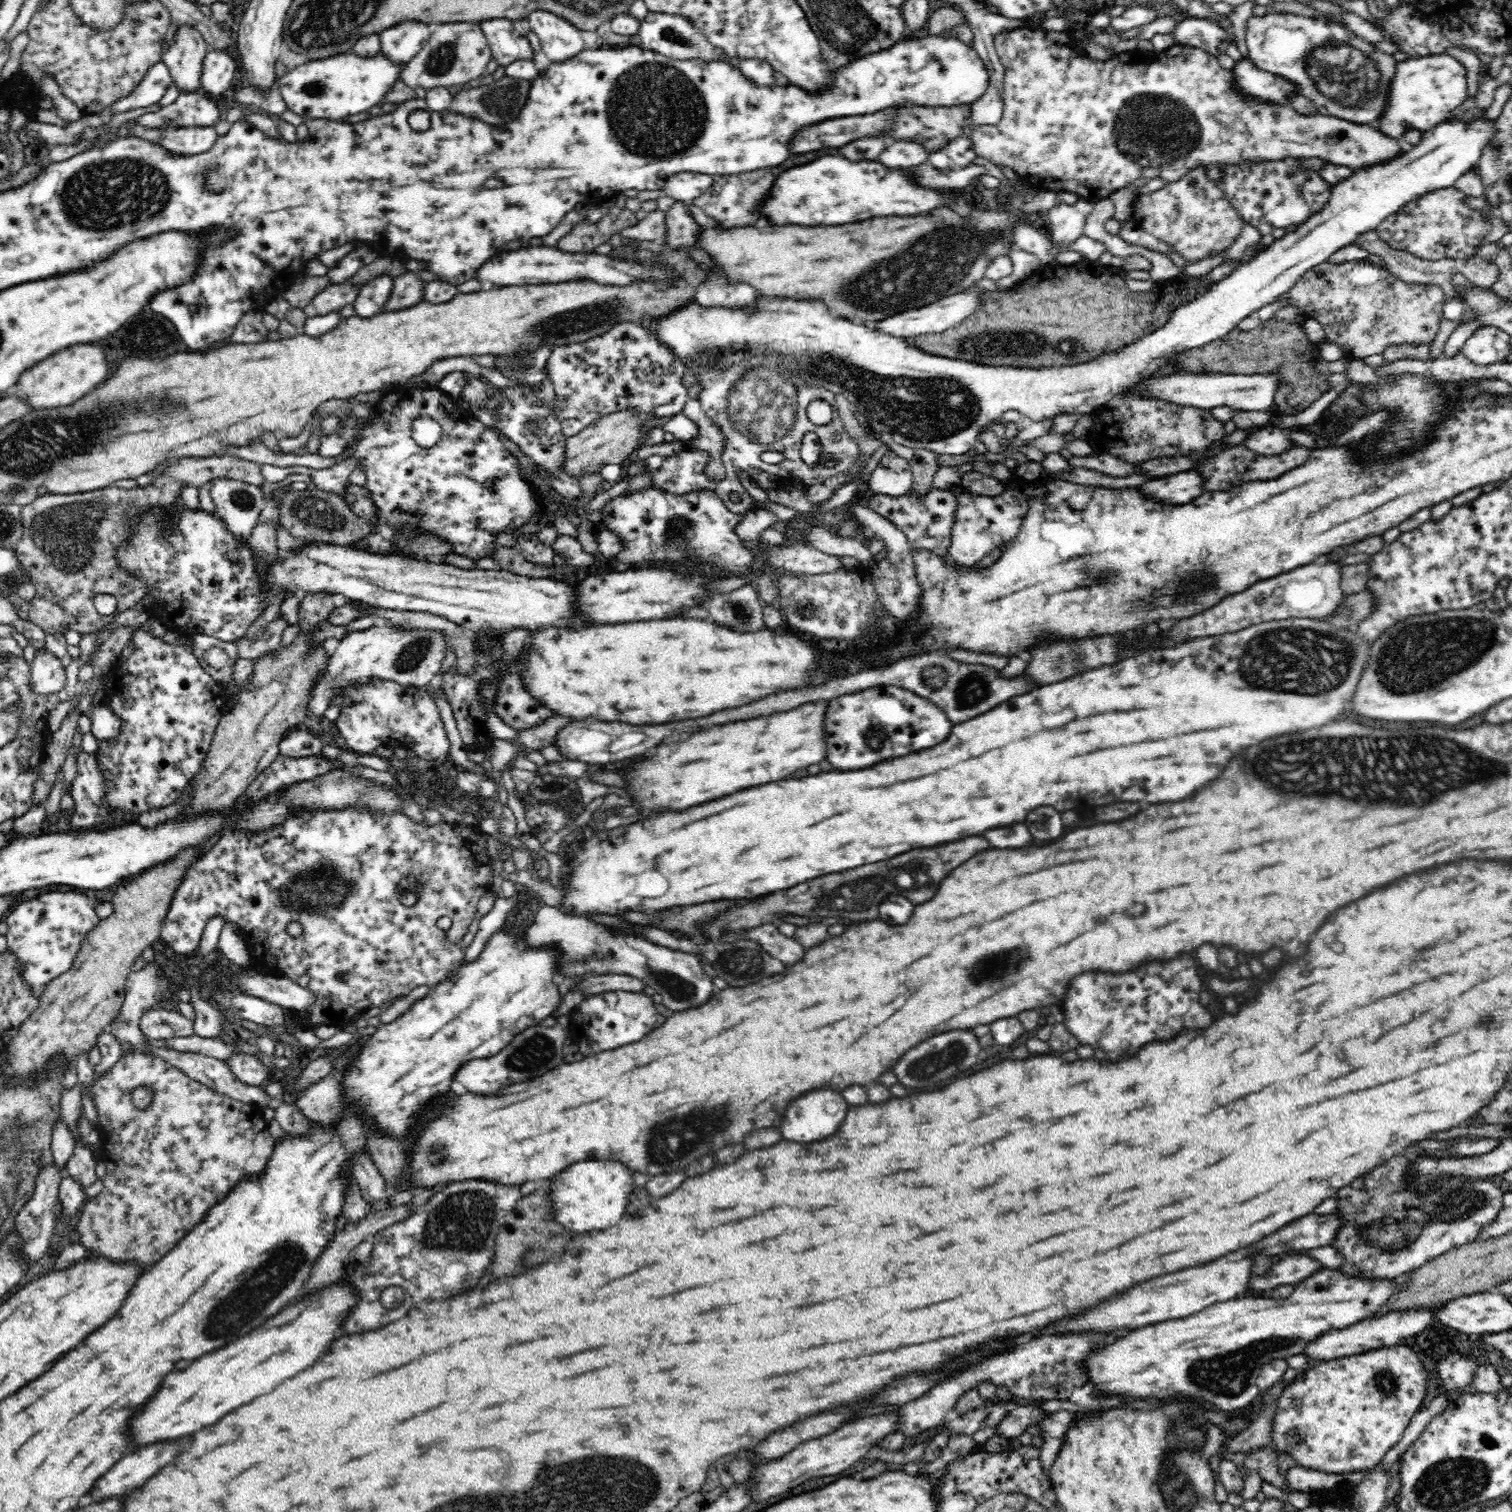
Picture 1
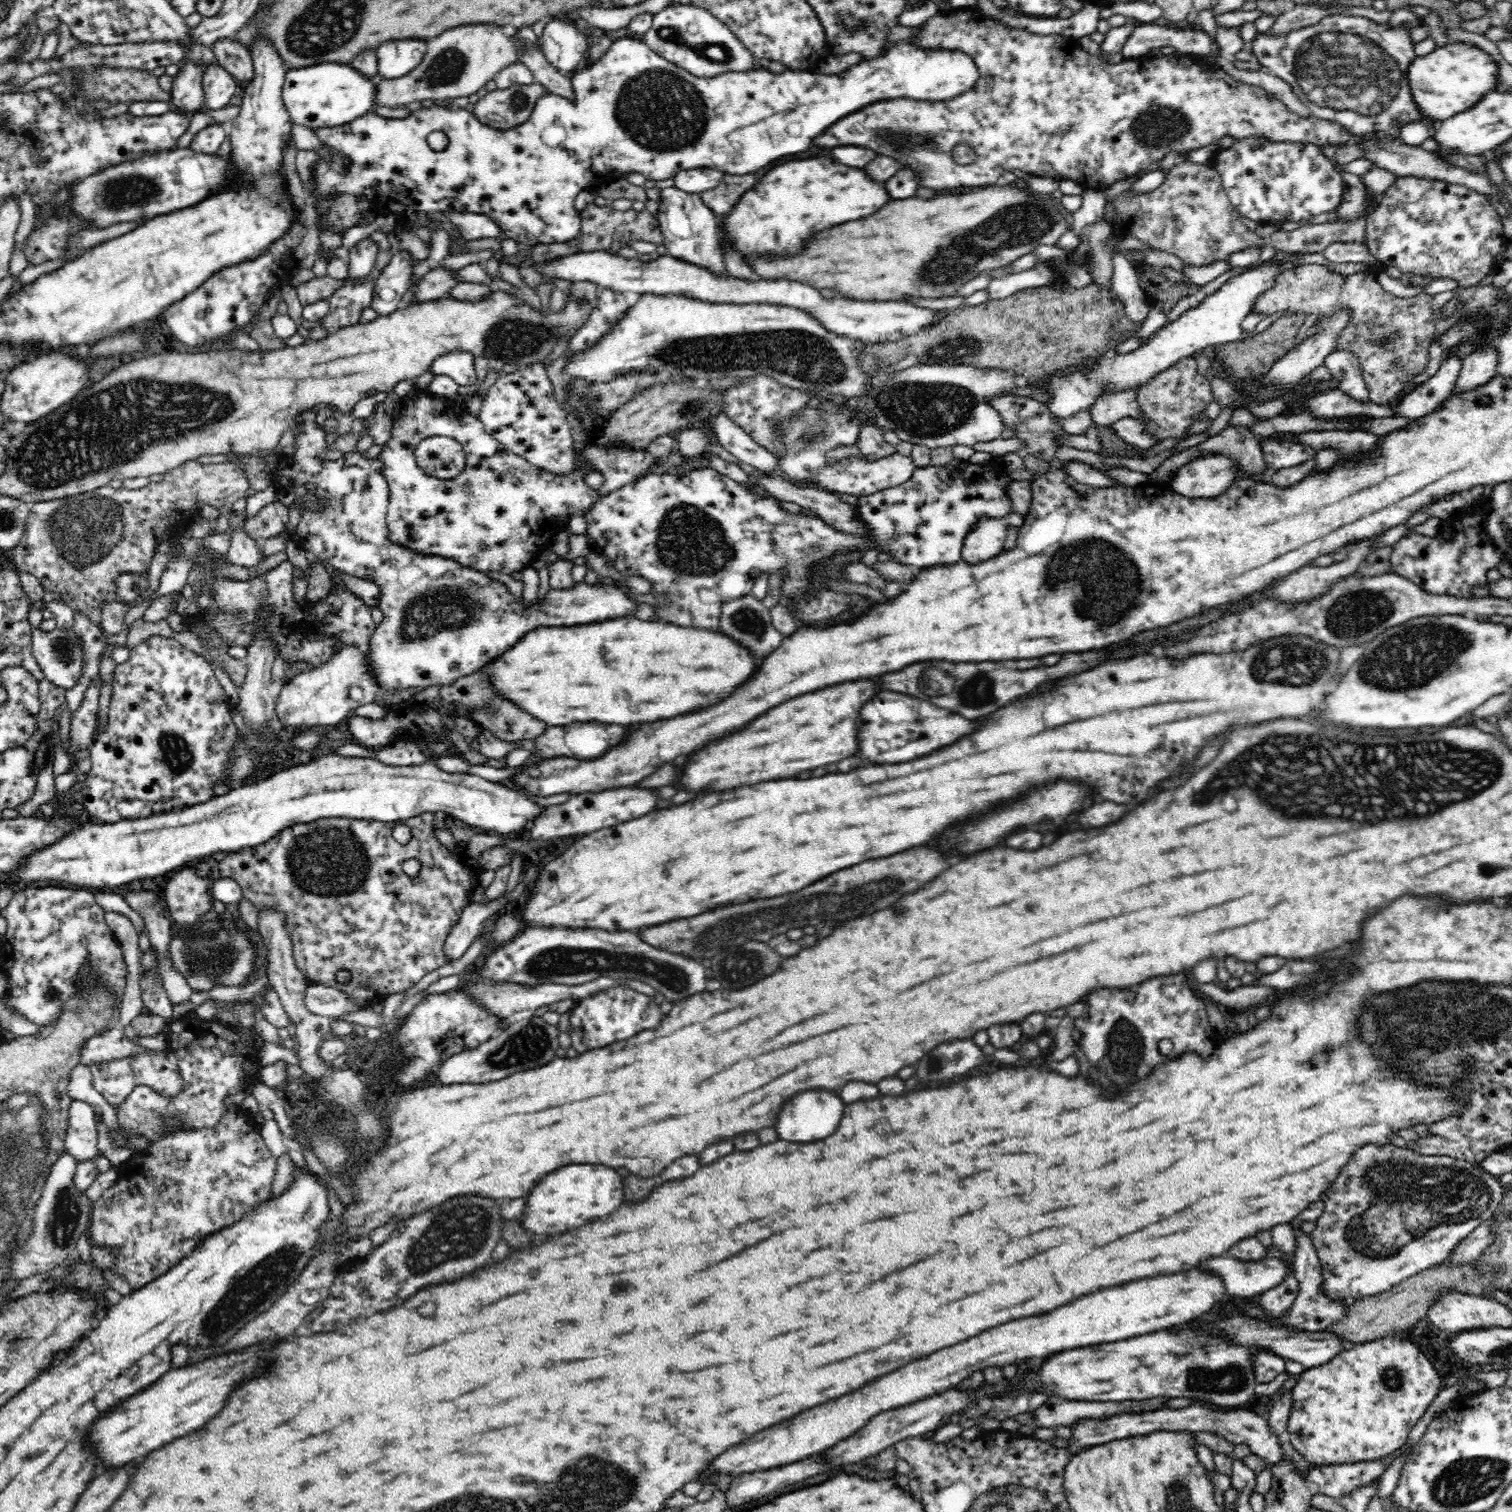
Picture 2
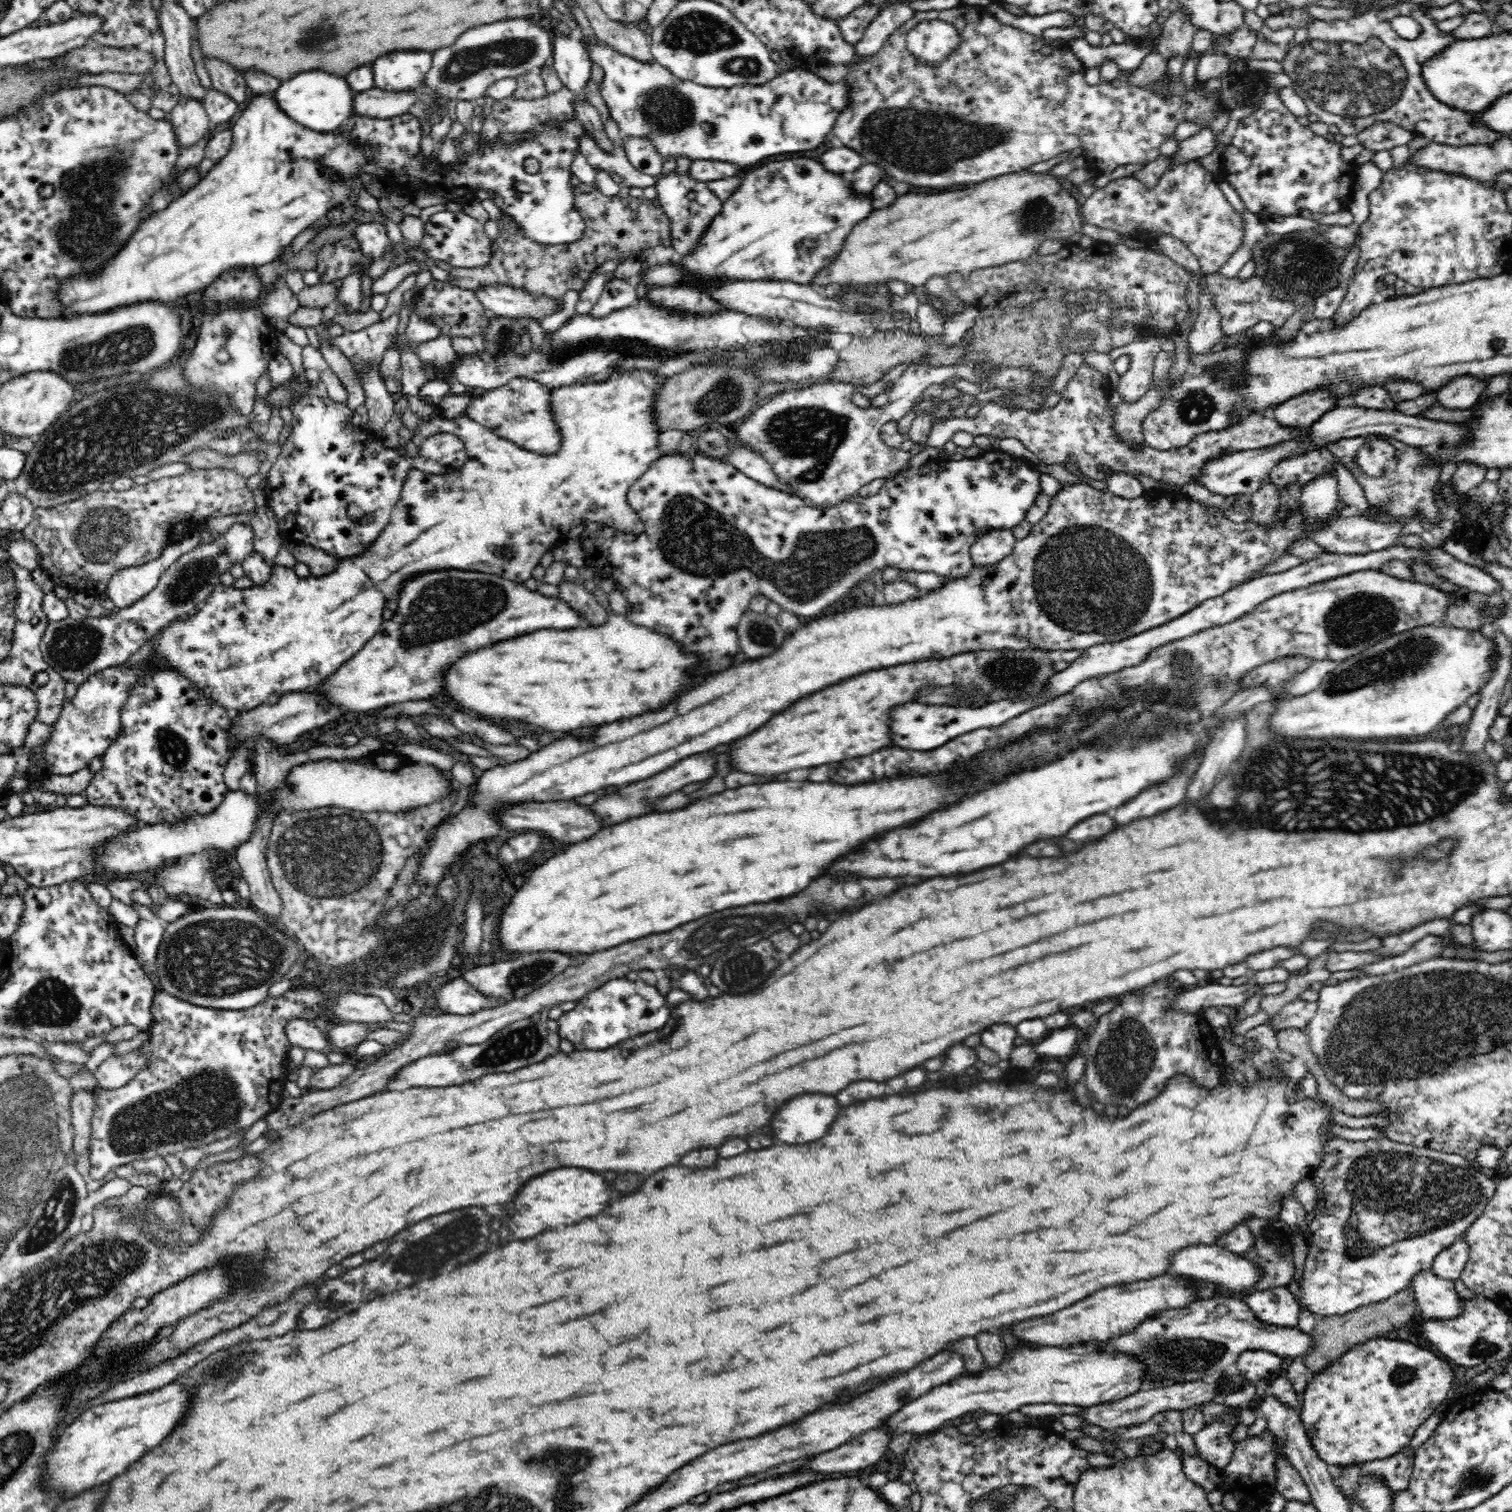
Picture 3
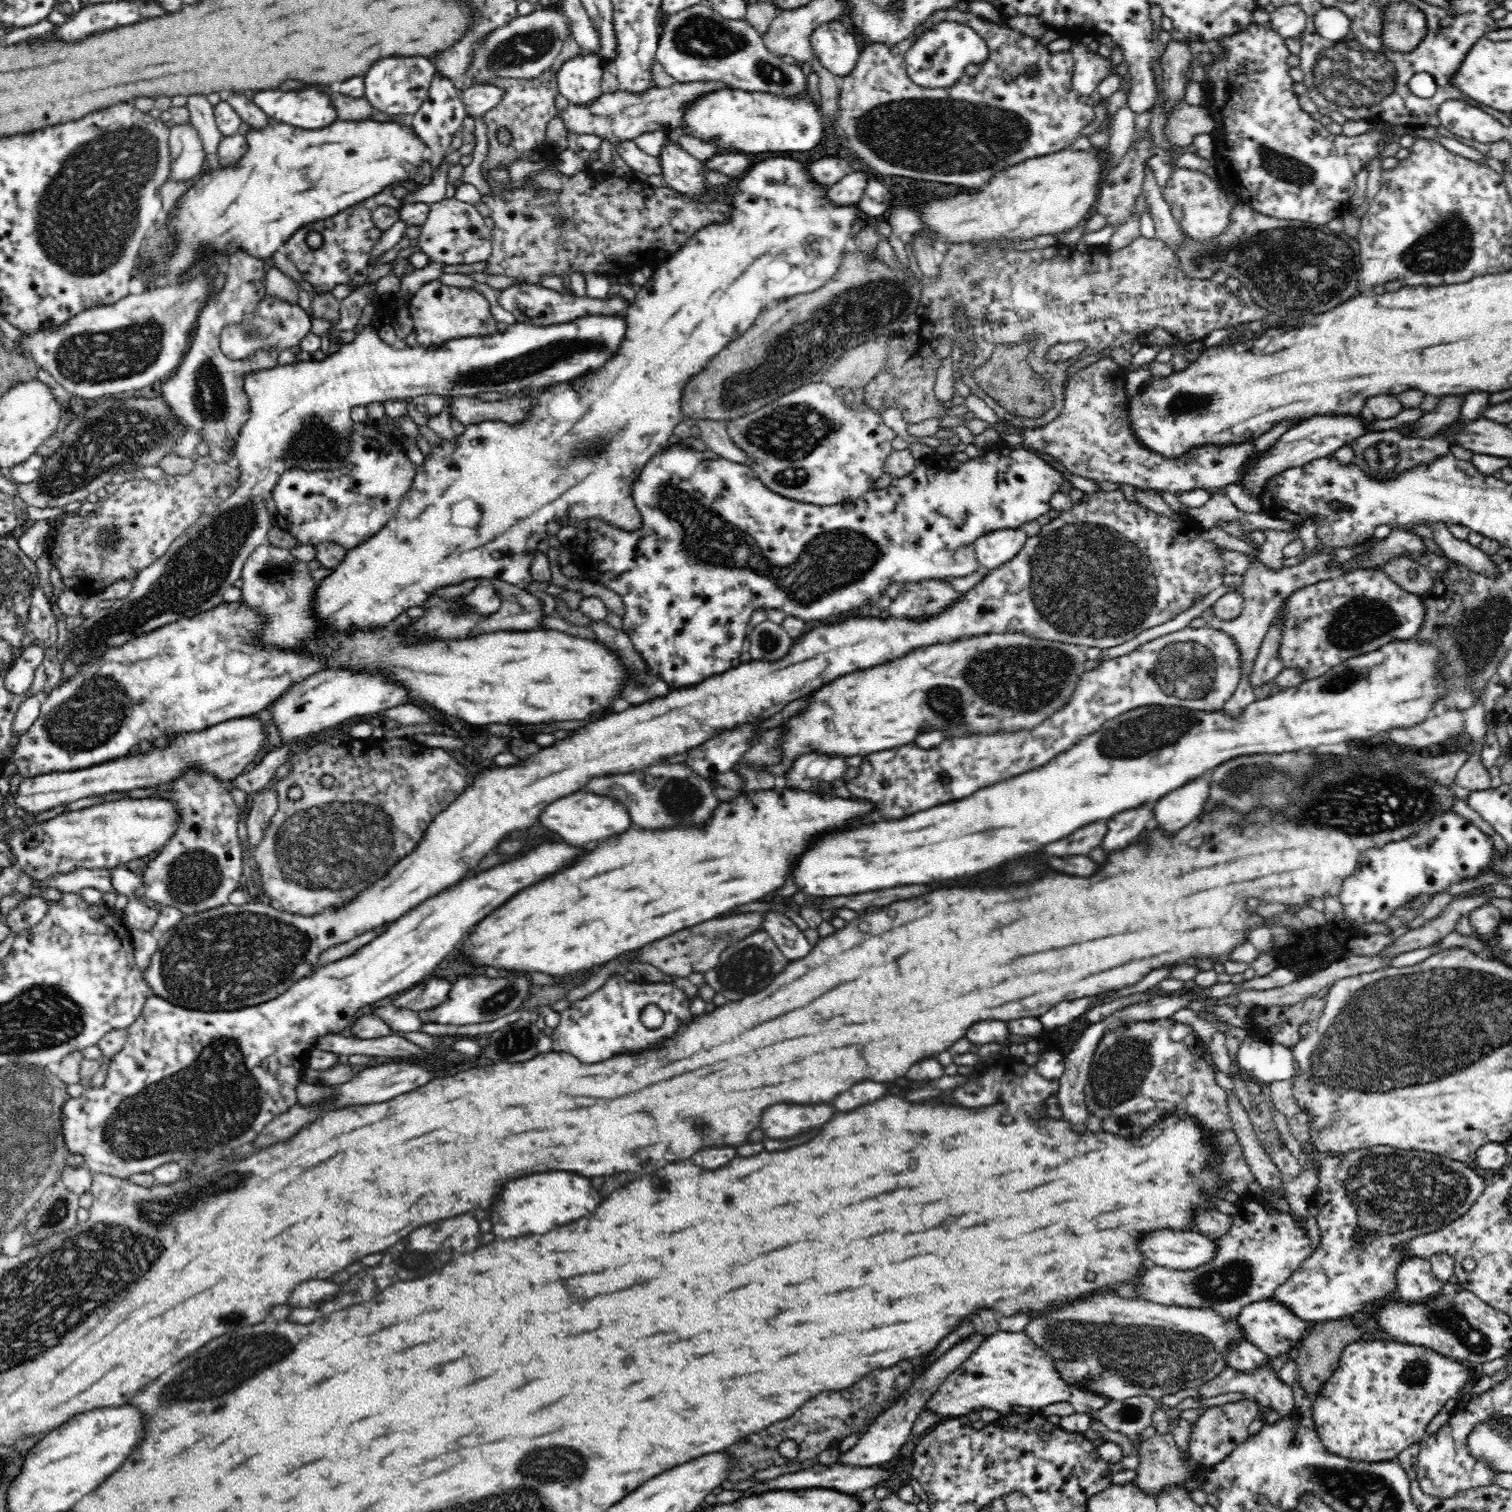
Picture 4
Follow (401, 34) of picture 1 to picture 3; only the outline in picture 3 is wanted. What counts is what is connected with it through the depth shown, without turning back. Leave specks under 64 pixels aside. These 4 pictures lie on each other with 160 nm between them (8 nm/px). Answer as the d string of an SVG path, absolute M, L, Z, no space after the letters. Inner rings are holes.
M394 50L374 60L375 86L384 90L414 90L432 66L432 55L426 50Z

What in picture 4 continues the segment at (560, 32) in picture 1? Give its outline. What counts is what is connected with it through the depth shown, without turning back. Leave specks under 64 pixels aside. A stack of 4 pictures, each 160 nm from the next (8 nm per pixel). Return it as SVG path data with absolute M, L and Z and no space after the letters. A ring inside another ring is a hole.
M582 53L576 54L574 57L562 63L556 74L556 80L559 93L568 98L569 102L576 104L590 104L592 100L596 100L598 96L602 96L600 88L600 80L602 80L602 72L607 68L602 64L601 57L598 55Z

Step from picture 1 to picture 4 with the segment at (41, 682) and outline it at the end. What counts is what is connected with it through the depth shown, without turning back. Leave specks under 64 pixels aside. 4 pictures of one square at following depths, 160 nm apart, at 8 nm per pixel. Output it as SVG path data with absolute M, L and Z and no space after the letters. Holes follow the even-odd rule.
M622 314L586 315L543 327L517 322L515 328L507 329L504 334L496 332L492 336L460 338L430 348L387 346L380 341L372 323L357 328L355 332L353 342L343 344L335 353L320 358L320 361L295 361L291 365L276 365L244 377L244 390L251 406L250 418L244 422L234 440L242 484L217 508L217 512L202 515L169 546L163 557L141 570L135 576L134 586L126 598L113 600L109 609L98 609L94 616L84 618L81 624L71 628L57 654L61 662L71 660L77 670L81 669L84 663L92 662L109 648L121 647L132 638L218 606L224 600L224 592L241 577L244 563L252 551L266 543L273 518L273 513L266 509L266 500L272 499L271 490L278 483L280 474L292 466L304 470L336 470L342 466L342 460L350 448L348 438L352 434L352 406L424 394L476 397L478 392L505 395L522 390L547 389L598 370L620 350L628 330Z

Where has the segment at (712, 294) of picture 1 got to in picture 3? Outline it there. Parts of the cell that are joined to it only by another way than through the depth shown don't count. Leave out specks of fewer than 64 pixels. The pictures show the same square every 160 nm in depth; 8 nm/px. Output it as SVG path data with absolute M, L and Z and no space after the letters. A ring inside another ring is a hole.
M687 170L681 175L676 175L673 171L671 174L658 176L656 181L658 203L671 223L671 247L684 258L684 255L698 247L698 242L702 240L710 224L720 214L723 203L708 190L705 182L694 181L688 177Z

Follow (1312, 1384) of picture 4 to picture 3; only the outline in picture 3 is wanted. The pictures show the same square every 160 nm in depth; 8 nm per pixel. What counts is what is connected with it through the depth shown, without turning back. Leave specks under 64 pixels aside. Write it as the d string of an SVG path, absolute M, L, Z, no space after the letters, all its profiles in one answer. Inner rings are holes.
M1408 1284L1400 1293L1394 1294L1383 1302L1364 1306L1360 1309L1346 1312L1346 1314L1321 1317L1315 1323L1315 1327L1311 1332L1315 1347L1302 1361L1309 1368L1310 1373L1316 1373L1318 1370L1326 1368L1340 1354L1348 1352L1352 1346L1364 1344L1364 1342L1368 1342L1370 1339L1375 1339L1376 1336L1382 1336L1384 1332L1390 1332L1394 1328L1406 1326L1406 1322L1412 1320L1412 1316L1419 1309L1418 1302L1414 1299L1414 1291L1412 1291L1410 1284Z

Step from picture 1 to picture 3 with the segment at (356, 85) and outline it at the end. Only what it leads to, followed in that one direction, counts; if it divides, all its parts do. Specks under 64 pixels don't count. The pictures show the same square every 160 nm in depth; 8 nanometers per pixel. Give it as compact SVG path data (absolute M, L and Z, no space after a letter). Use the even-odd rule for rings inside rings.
M312 70L284 82L276 90L274 98L277 105L296 123L319 133L330 133L336 131L354 114L353 100L356 94L350 90L344 76Z

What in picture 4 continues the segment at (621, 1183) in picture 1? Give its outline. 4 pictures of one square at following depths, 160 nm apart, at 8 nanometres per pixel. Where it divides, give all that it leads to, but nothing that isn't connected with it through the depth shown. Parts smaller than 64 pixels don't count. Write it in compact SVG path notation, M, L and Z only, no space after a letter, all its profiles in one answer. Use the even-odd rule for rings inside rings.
M544 1172L532 1174L514 1182L508 1182L500 1192L500 1200L490 1210L494 1224L492 1232L502 1238L522 1234L544 1234L556 1226L568 1224L582 1216L588 1216L600 1204L600 1194L594 1190L588 1178L568 1172Z

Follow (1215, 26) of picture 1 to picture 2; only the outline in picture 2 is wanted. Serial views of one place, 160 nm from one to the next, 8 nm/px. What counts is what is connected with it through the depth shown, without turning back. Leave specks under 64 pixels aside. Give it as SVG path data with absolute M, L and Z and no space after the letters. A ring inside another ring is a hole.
M1141 24L1132 31L1121 48L1123 58L1150 55L1162 46L1172 46L1177 53L1216 58L1222 54L1217 39L1195 25Z

